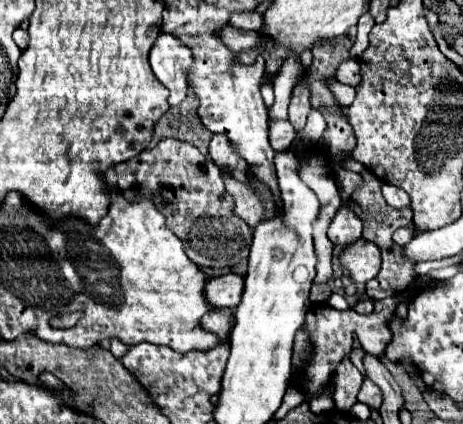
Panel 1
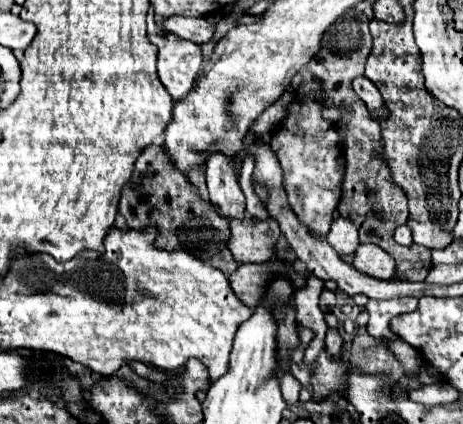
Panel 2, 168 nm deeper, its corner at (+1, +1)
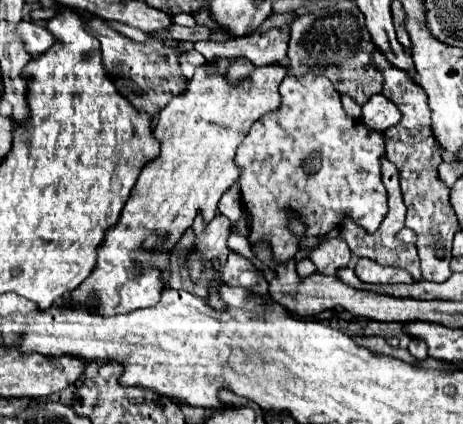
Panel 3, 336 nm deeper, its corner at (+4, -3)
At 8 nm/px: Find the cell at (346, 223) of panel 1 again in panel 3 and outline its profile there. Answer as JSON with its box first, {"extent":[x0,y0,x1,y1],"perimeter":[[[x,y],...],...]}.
{"extent":[310,238,350,274],"perimeter":[[[328,238],[310,252],[310,260],[316,266],[316,274],[336,274],[336,270],[348,266],[350,248],[342,238]]]}

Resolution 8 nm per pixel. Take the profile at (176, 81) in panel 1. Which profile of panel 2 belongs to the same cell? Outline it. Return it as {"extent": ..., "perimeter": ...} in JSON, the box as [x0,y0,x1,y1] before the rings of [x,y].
{"extent":[147,4,201,100],"perimeter":[[[150,4],[147,12],[147,32],[149,39],[157,46],[159,54],[157,54],[157,74],[161,84],[167,88],[167,92],[173,96],[173,100],[185,98],[189,94],[189,90],[193,88],[193,82],[199,74],[199,66],[201,66],[201,48],[195,46],[193,42],[183,42],[181,38],[174,34],[167,33],[158,28],[154,23],[154,8]]]}

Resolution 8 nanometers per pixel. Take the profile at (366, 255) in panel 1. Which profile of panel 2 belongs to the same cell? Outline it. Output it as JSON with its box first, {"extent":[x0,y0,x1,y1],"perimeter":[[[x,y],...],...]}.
{"extent":[353,244,395,280],"perimeter":[[[359,244],[353,256],[353,266],[373,278],[389,280],[395,272],[395,260],[383,252],[379,246],[371,244]]]}

